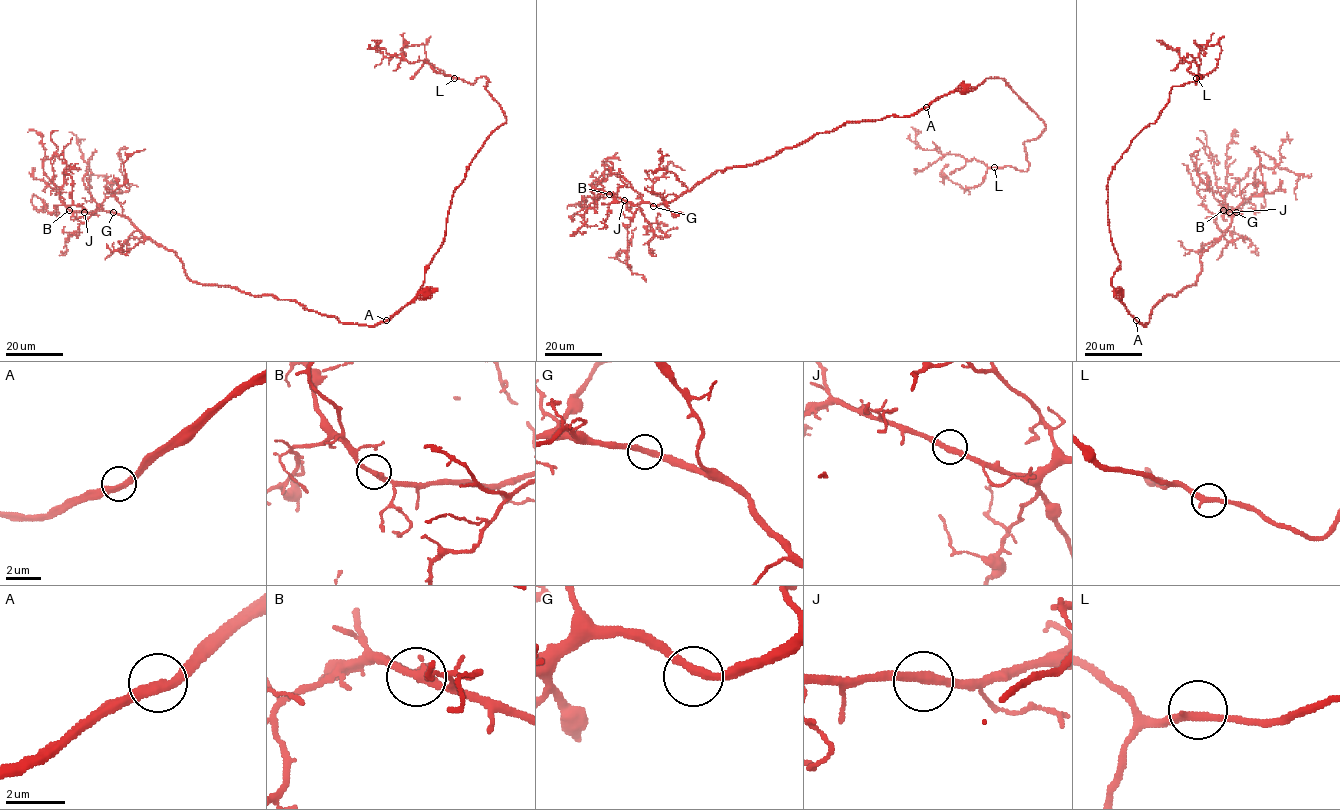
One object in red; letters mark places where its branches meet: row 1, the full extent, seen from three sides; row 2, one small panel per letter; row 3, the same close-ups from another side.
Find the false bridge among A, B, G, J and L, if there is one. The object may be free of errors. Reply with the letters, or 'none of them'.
none of them

